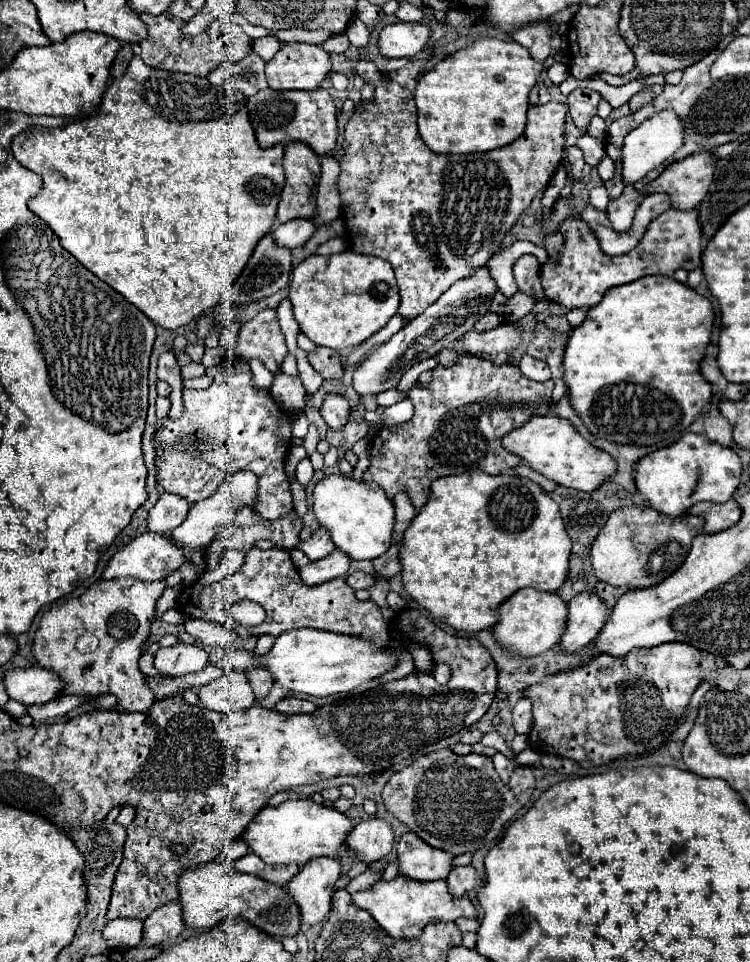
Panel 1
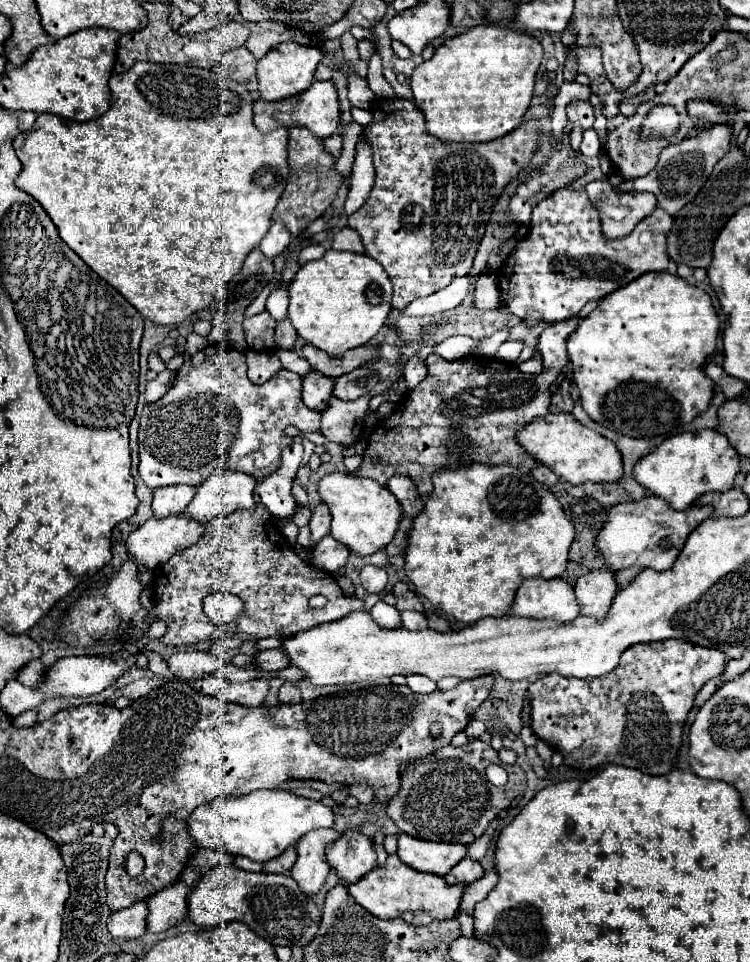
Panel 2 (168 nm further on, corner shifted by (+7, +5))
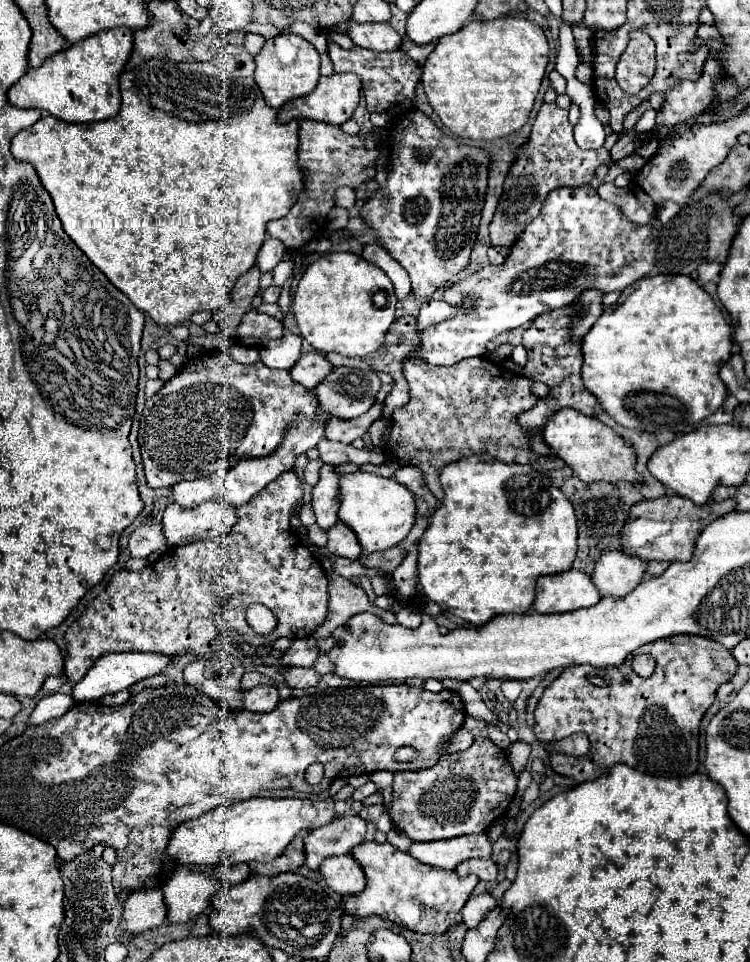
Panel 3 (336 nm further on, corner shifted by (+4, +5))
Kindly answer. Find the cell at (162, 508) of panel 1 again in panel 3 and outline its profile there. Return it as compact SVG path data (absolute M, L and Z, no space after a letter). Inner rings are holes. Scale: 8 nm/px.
M210 478L180 482L172 488L172 492L174 492L174 502L180 502L184 508L194 508L194 506L210 500L214 494Z

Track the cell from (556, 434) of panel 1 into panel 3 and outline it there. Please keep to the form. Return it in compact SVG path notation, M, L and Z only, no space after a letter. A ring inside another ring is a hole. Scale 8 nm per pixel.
M562 408L544 426L544 440L556 452L556 456L562 458L574 470L574 474L582 482L640 482L640 474L634 468L636 450L626 444L626 440L618 436L612 428L608 428L596 418L584 416L582 412L576 412L572 408Z

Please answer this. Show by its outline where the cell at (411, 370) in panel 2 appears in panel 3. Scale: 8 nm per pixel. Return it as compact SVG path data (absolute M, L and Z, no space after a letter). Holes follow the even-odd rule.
M592 186L556 188L546 196L538 218L528 224L528 228L524 228L520 240L516 240L516 244L510 248L510 254L502 266L486 266L476 274L462 276L444 290L444 302L458 308L466 298L472 298L474 310L458 310L454 318L426 326L422 332L422 348L416 352L416 356L436 366L452 366L470 356L484 356L488 342L498 334L520 328L522 324L532 322L536 316L554 308L570 306L588 288L600 288L602 292L622 292L654 268L654 256L656 234L652 226L638 226L626 220L620 208L602 200Z

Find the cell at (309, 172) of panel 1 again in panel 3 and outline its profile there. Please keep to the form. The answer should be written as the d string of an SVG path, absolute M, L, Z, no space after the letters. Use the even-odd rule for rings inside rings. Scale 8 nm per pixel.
M304 120L300 124L298 158L306 178L304 190L298 202L288 212L288 216L268 224L268 236L280 240L288 250L300 250L314 238L314 234L326 222L328 212L334 208L336 190L340 186L360 188L366 180L372 180L376 176L380 160L380 142L374 130L368 136L350 136L340 126L316 120Z

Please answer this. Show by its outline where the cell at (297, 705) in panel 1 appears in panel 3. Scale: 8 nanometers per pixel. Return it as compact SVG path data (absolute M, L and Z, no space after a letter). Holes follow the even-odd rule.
M280 668L280 672L286 676L290 688L312 688L320 680L314 668Z

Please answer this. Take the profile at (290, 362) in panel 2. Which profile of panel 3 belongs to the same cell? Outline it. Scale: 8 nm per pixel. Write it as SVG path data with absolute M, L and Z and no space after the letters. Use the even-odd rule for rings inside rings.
M284 330L284 336L280 340L270 340L262 348L258 348L258 354L268 368L290 370L300 358L300 348L302 338L298 334L292 334L290 330Z

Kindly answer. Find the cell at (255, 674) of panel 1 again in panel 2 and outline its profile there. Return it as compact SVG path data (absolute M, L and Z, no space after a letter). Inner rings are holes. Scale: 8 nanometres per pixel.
M275 648L275 650L263 650L263 652L255 654L255 666L265 670L265 672L283 670L283 668L289 666L289 660L285 660L285 654L279 648Z

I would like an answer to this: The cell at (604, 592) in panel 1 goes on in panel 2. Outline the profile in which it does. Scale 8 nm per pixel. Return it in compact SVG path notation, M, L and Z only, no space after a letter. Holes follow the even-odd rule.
M627 568L627 570L619 570L615 572L615 580L617 580L617 588L625 588L637 574L641 572L641 568Z

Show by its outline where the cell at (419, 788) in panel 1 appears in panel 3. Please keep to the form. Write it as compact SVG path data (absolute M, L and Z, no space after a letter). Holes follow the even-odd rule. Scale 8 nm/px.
M474 738L468 750L442 756L432 768L394 774L392 822L414 842L478 834L508 812L514 796L516 776L506 752L490 738Z

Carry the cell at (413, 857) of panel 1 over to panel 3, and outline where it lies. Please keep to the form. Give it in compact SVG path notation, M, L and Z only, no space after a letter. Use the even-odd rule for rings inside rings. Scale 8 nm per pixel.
M486 832L458 836L456 840L440 840L424 844L414 842L410 846L410 856L414 856L422 864L442 870L454 870L464 860L490 858L490 854L492 854L492 842L488 840Z

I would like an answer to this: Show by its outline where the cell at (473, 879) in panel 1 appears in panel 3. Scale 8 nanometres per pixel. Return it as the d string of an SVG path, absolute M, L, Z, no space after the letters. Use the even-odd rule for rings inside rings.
M472 858L468 862L462 862L456 872L460 876L468 876L468 874L476 874L480 880L490 880L490 882L496 882L498 878L498 864L492 860L492 858Z

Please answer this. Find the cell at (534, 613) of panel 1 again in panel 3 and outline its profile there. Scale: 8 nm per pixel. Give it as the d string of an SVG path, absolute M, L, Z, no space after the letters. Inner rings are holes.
M572 568L560 574L538 578L534 610L538 614L574 612L580 608L592 608L600 600L602 596L592 584L592 578L584 570Z

